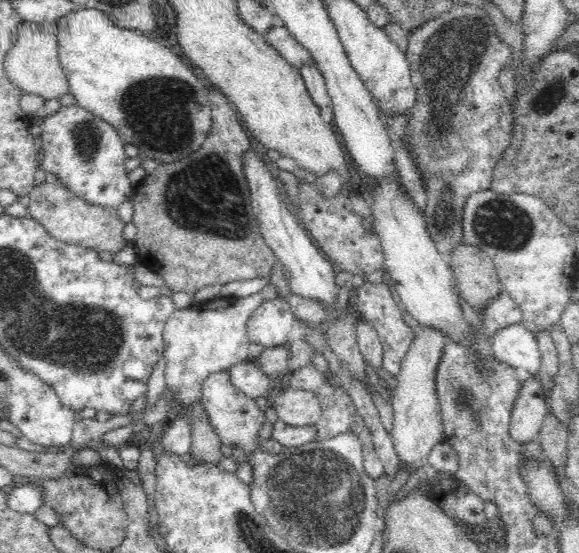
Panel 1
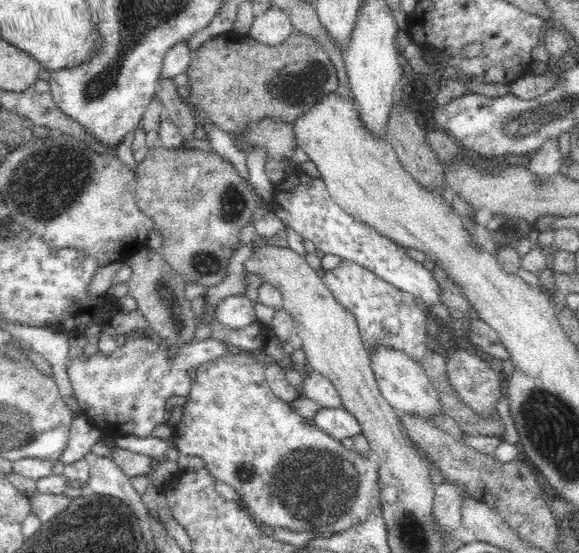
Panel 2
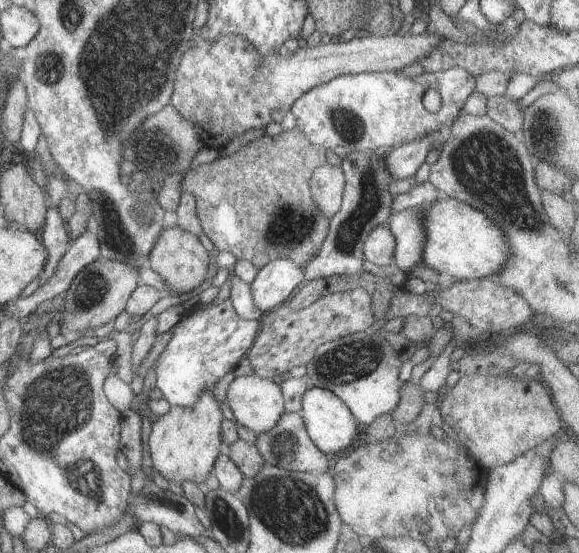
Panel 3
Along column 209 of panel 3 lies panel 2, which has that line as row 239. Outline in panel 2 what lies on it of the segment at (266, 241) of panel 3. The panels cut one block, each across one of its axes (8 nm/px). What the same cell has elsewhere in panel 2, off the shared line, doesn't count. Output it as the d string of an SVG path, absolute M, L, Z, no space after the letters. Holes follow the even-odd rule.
M160 145L154 146L148 149L147 155L141 163L137 163L137 168L135 170L136 186L135 186L135 201L138 205L138 209L144 214L148 215L150 219L154 219L154 228L162 234L162 255L166 262L174 269L185 282L194 282L197 284L202 284L205 288L209 286L214 286L223 280L225 277L226 267L229 261L229 257L232 256L233 250L236 247L242 245L238 240L239 231L250 222L252 214L254 214L258 204L255 201L255 194L247 188L244 184L240 175L236 172L236 169L226 161L222 156L216 153L214 150L210 152L200 150L200 149L185 149L180 147L176 150L168 150Z

